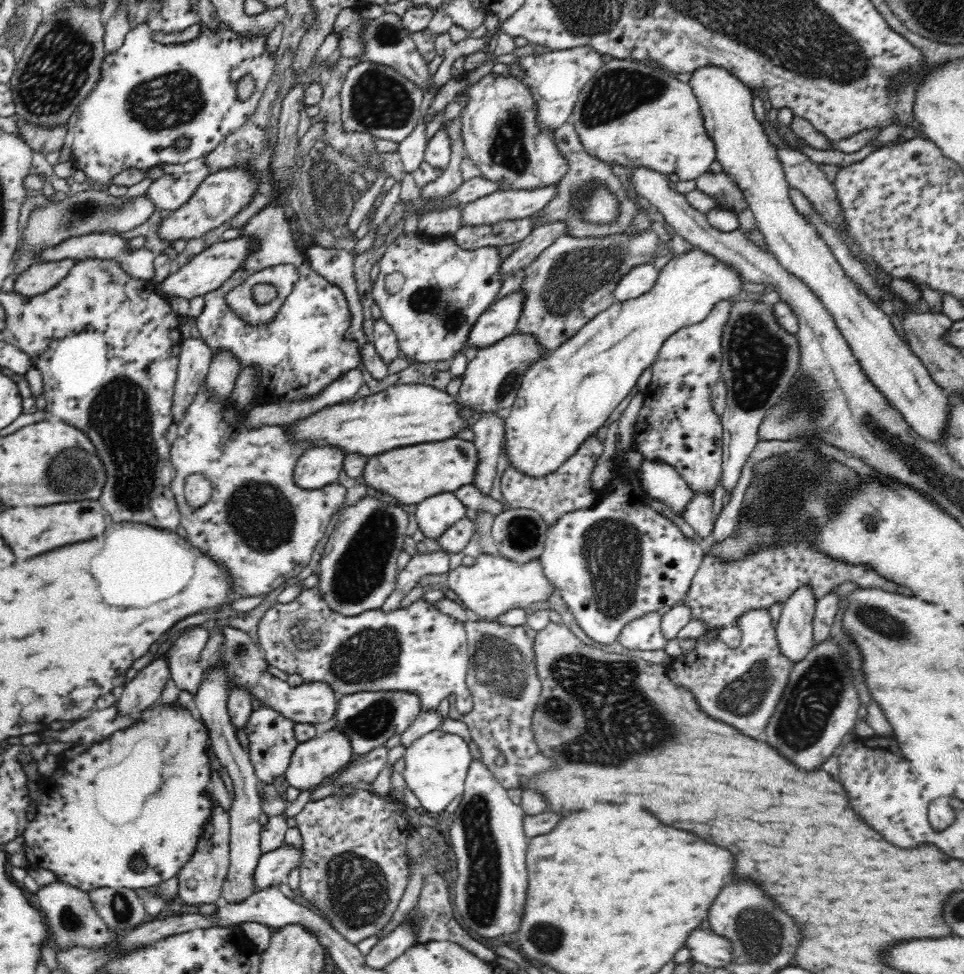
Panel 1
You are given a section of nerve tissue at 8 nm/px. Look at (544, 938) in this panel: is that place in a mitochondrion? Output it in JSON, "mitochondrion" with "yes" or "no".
{"mitochondrion":"yes"}

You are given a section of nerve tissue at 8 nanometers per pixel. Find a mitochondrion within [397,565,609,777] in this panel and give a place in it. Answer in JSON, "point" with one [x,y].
{"point":[499,666]}

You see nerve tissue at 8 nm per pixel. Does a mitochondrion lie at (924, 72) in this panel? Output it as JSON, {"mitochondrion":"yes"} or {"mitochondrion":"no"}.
{"mitochondrion":"no"}

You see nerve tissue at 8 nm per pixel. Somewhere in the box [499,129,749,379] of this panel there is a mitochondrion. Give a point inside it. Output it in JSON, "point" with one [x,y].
{"point":[575,276]}

